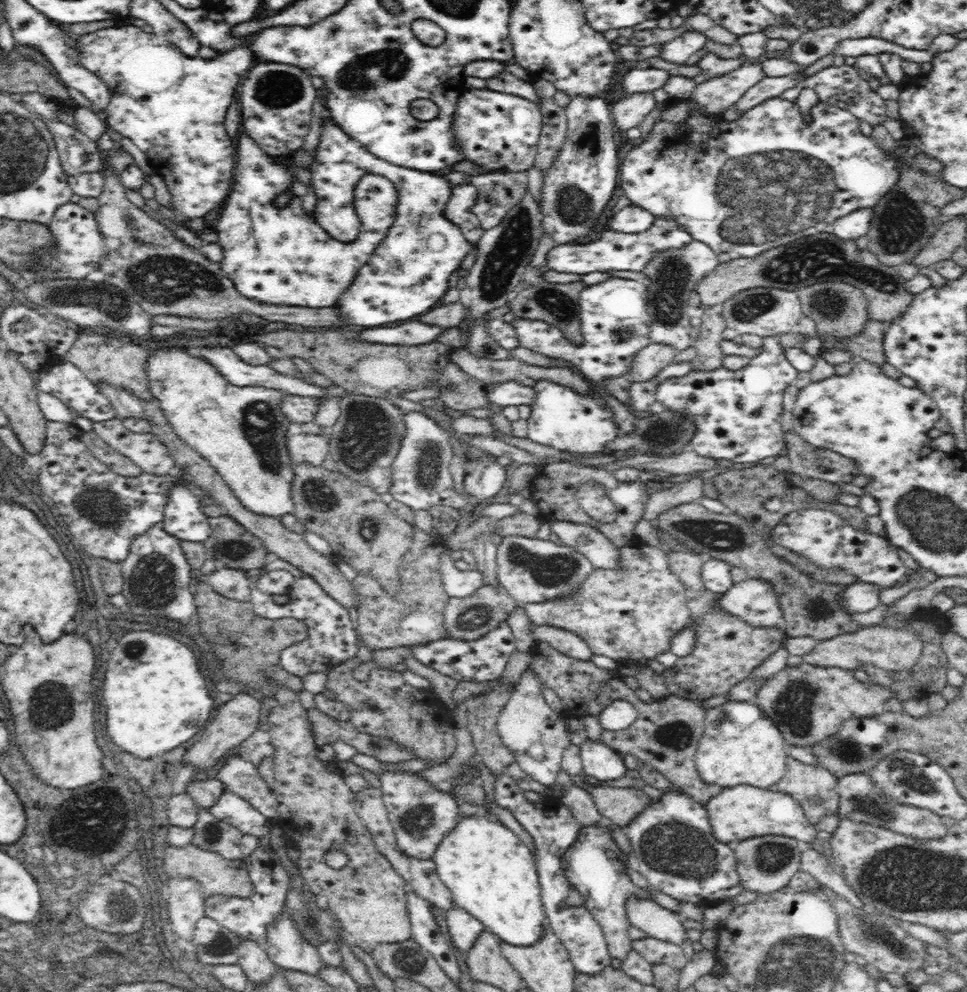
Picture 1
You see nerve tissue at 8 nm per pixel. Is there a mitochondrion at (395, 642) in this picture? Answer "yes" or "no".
no

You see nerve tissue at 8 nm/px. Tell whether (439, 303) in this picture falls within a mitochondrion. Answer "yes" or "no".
no

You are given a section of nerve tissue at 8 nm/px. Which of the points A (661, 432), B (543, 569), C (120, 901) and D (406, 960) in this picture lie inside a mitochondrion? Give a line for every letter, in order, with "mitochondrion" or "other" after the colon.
A: mitochondrion
B: mitochondrion
C: mitochondrion
D: mitochondrion

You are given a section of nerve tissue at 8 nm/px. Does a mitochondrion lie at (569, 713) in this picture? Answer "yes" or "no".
no

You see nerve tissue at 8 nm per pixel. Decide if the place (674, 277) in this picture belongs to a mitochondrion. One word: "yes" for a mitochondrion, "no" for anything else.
yes

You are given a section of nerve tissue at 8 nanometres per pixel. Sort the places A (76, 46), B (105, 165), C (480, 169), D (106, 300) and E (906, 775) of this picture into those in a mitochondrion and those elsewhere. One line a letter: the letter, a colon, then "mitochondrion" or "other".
A: other
B: other
C: other
D: mitochondrion
E: mitochondrion

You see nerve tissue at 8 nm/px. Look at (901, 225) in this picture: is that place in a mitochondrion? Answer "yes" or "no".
yes

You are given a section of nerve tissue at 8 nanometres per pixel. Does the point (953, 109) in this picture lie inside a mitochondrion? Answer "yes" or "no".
yes

